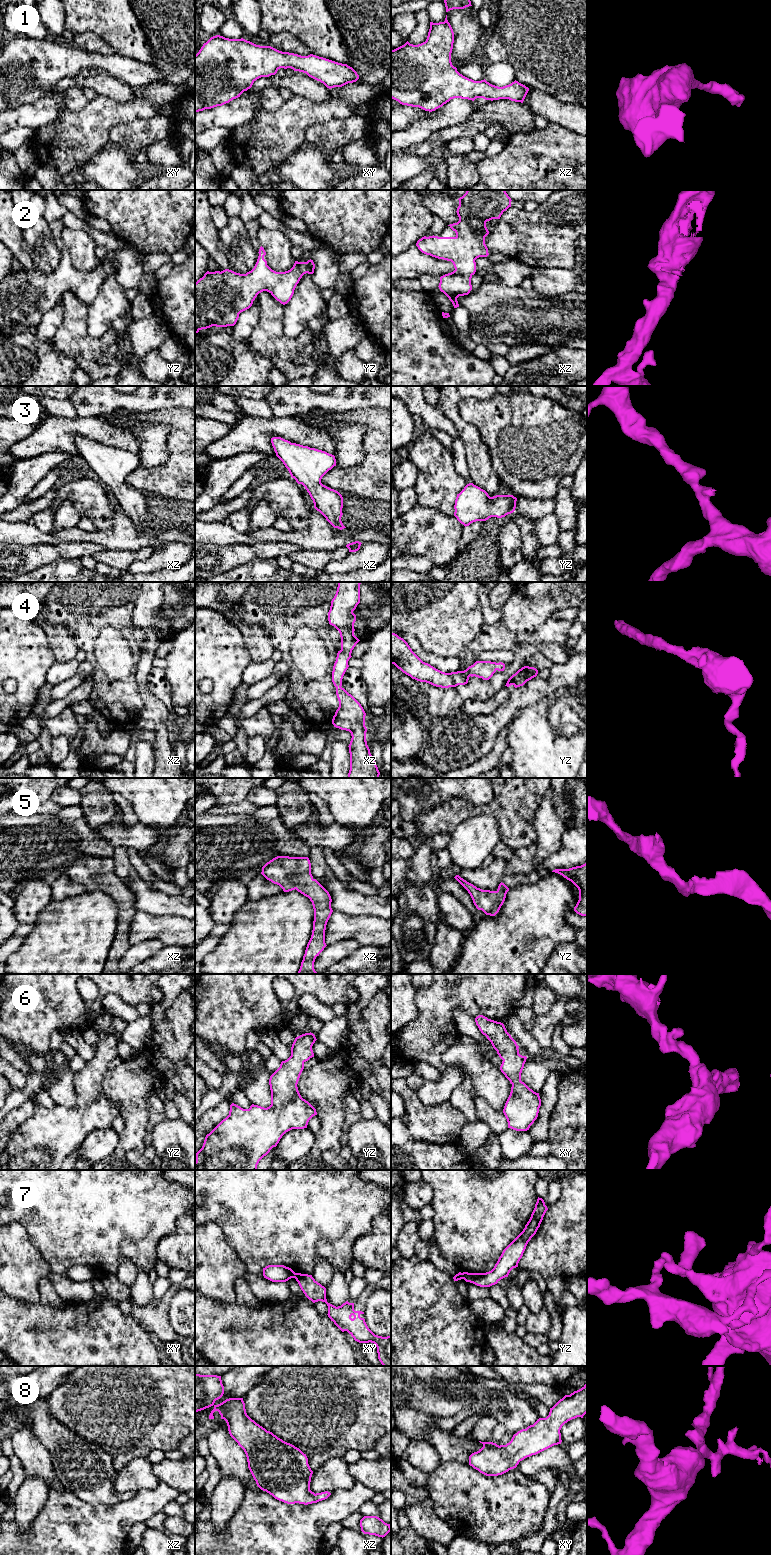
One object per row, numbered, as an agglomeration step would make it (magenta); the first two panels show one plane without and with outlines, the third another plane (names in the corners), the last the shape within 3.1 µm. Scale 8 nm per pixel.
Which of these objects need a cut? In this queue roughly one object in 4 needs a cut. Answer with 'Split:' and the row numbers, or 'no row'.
Split: 7

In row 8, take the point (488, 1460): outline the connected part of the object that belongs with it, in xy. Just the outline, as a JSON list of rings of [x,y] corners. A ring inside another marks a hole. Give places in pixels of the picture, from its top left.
[[[587,1382],[579,1390],[565,1395],[546,1418],[513,1435],[506,1445],[481,1442],[483,1447],[469,1456],[469,1465],[486,1476],[498,1476],[517,1467],[520,1461],[554,1445],[561,1444],[562,1426],[587,1413]]]

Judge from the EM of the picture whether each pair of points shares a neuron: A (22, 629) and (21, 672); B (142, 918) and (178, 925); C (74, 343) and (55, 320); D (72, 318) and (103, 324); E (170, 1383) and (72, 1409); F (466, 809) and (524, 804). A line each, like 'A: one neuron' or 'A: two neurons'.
A: one neuron
B: one neuron
C: two neurons
D: two neurons
E: one neuron
F: one neuron

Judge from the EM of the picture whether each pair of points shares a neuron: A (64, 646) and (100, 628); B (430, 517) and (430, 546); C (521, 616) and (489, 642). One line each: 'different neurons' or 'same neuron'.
A: different neurons
B: same neuron
C: different neurons

